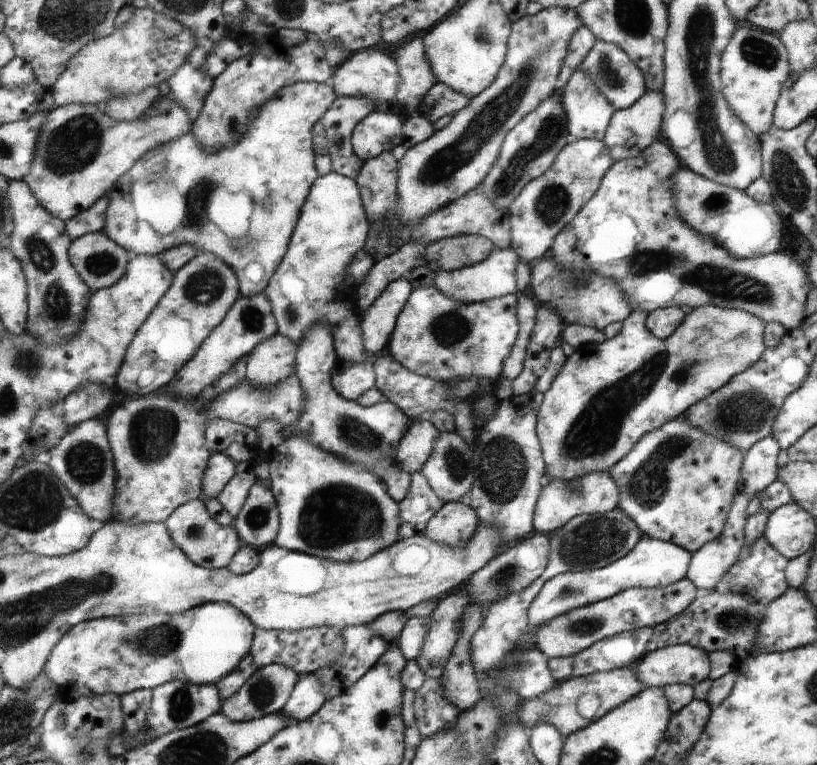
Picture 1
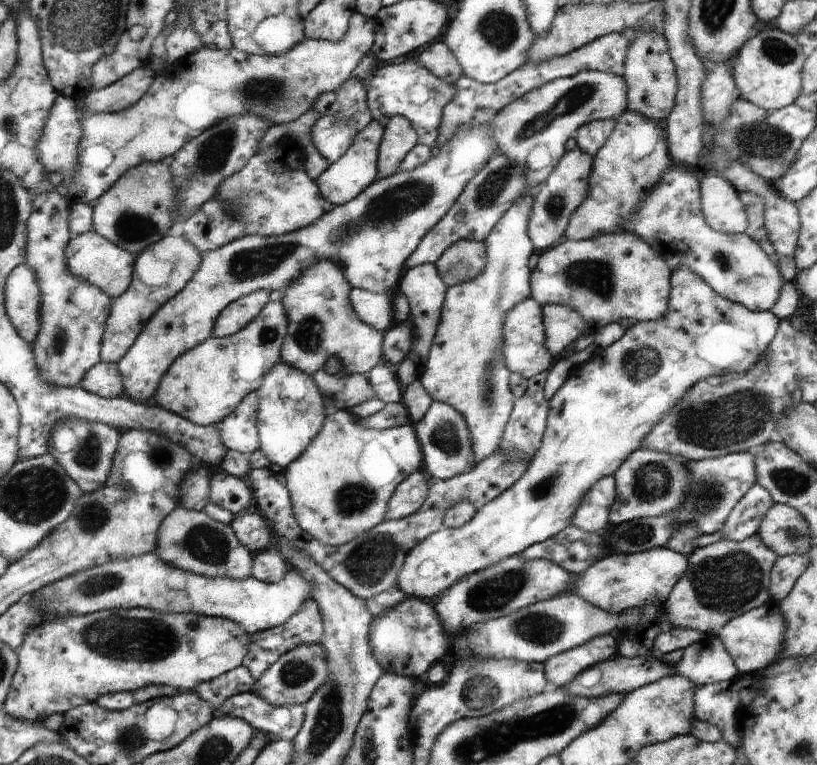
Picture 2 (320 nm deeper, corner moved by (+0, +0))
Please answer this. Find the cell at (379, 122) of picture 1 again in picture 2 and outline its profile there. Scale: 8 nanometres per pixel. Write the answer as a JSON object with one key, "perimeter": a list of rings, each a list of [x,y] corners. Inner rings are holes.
{"perimeter":[[[373,121],[368,128],[357,136],[357,141],[353,141],[349,150],[333,162],[317,178],[316,183],[320,187],[322,194],[325,194],[326,202],[331,205],[343,205],[356,198],[371,182],[379,176],[377,171],[377,156],[379,151],[379,140],[383,135],[382,126]]]}

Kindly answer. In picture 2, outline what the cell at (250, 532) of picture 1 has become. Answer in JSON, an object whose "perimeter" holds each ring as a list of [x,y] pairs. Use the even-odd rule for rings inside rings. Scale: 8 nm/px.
{"perimeter":[[[255,508],[235,516],[230,525],[236,531],[238,540],[254,554],[268,548],[272,528]]]}

